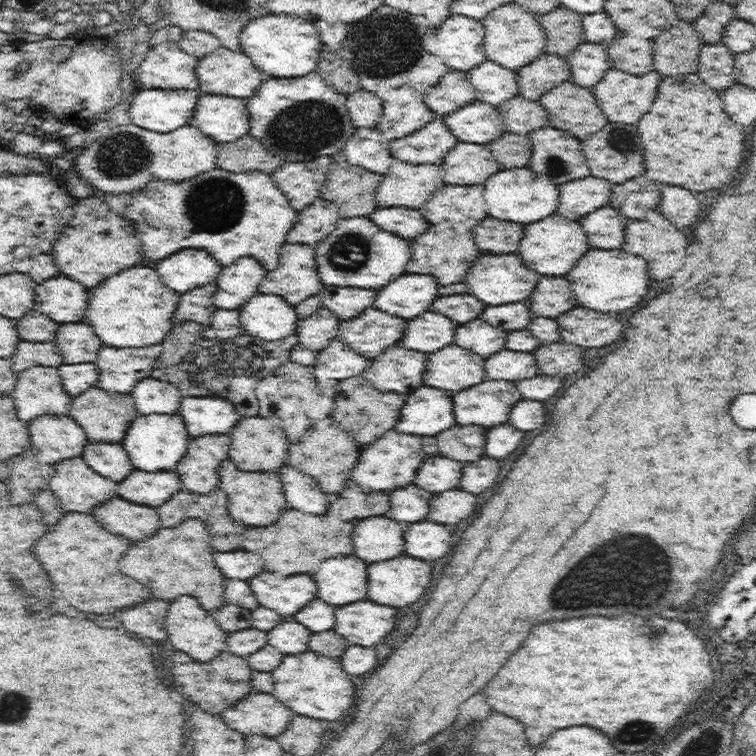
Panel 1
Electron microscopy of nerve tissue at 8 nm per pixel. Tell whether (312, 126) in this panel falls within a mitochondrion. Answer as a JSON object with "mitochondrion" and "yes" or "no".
{"mitochondrion":"yes"}

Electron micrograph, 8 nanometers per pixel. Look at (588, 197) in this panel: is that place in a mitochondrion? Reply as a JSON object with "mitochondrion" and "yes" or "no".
{"mitochondrion":"no"}

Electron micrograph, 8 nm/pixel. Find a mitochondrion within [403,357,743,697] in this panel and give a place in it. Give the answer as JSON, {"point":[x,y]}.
{"point":[601,579]}

